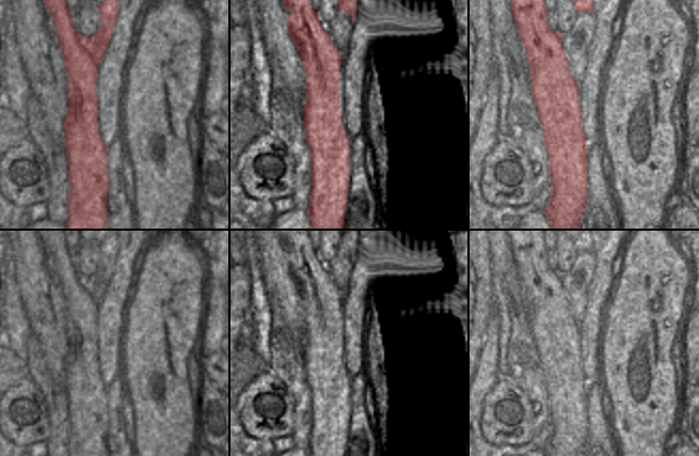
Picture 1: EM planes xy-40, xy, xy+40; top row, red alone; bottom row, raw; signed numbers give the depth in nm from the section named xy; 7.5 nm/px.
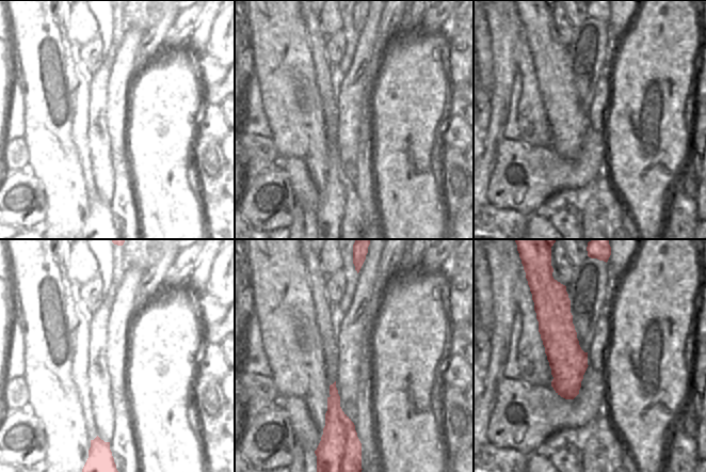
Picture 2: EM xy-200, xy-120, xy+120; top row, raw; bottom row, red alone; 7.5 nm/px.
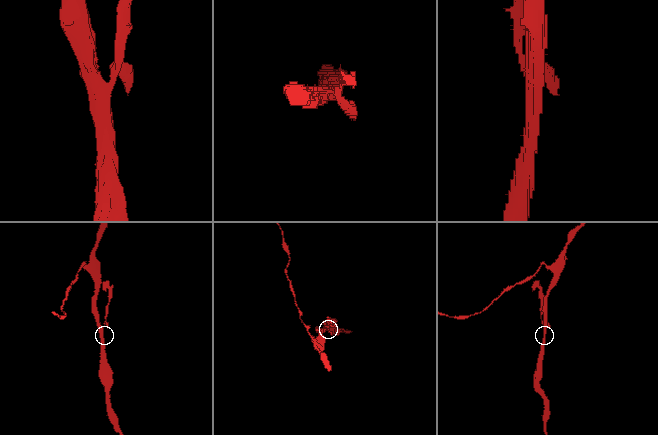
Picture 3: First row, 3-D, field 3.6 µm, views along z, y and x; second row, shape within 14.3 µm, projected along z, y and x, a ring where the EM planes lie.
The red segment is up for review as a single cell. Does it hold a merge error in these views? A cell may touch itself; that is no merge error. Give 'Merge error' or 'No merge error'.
Merge error.

